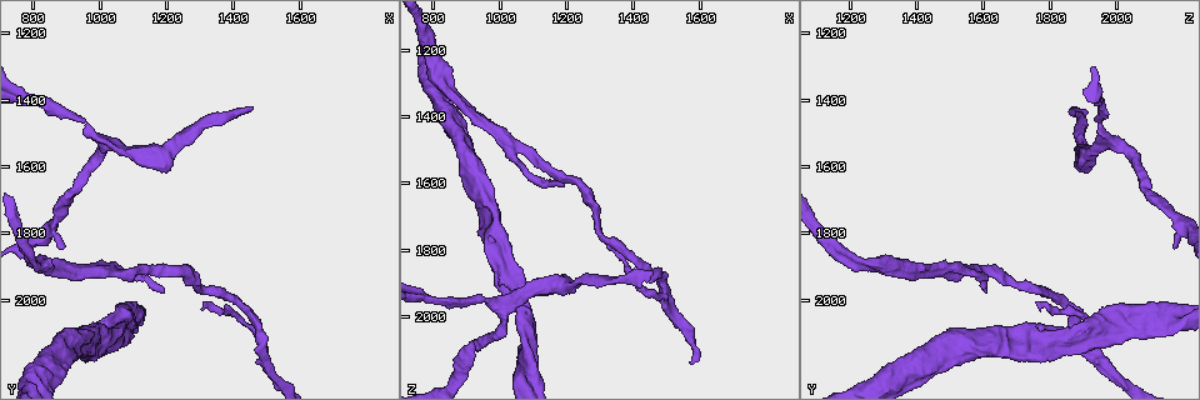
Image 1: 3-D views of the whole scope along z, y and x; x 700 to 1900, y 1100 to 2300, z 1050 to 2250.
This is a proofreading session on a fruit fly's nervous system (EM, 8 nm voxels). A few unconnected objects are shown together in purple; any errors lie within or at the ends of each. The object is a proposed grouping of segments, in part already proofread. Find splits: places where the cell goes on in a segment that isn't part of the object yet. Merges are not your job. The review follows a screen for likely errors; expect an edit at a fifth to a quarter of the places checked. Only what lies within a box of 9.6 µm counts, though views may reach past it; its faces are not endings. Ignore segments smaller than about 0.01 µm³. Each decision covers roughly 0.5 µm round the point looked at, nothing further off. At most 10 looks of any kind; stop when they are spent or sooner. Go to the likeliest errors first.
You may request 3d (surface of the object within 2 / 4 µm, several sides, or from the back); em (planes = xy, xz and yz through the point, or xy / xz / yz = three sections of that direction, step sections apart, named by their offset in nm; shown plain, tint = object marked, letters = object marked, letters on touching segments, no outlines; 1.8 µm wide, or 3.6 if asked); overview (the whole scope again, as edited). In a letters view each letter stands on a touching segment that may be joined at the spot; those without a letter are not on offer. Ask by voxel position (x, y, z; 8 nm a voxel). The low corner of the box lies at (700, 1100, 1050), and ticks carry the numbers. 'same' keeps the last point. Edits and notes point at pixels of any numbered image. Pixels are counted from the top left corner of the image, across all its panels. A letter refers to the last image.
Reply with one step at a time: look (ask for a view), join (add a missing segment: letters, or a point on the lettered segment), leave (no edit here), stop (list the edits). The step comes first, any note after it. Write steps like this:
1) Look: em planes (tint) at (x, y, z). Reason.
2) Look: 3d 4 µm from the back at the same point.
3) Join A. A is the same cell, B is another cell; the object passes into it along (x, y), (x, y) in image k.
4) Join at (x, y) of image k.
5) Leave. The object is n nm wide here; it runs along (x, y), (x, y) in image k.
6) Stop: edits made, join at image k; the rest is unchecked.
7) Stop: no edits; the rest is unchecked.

Look: em planes (letters) at (1470, 1420, 1870). Branch stops here.

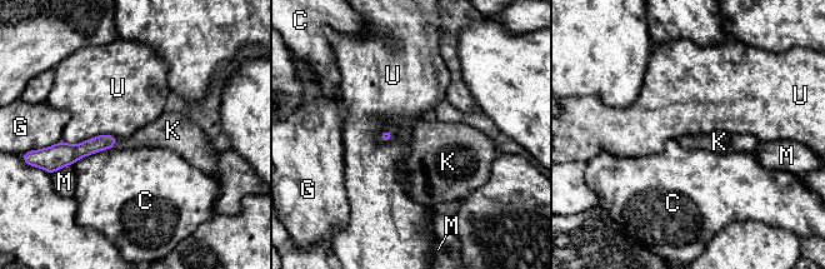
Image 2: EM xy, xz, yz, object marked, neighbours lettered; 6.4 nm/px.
Join K. K is the same cell, C, G, M and U are other cells; the object passes into it along (95, 144), (115, 142), (153, 135) in image 2; it goes on there.

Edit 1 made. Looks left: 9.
Look: em planes (tint) at (1310, 2020, 1760). End of a long branch.

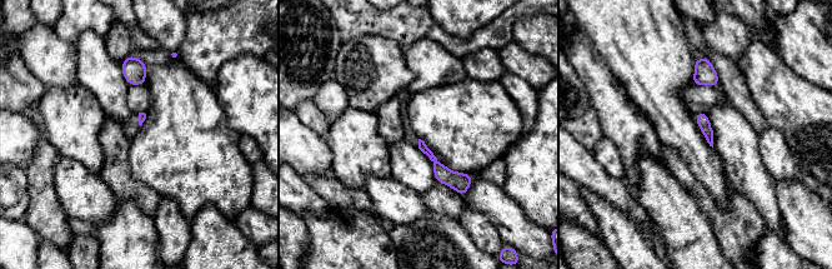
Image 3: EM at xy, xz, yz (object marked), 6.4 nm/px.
Look: em planes (letters) at the same point.

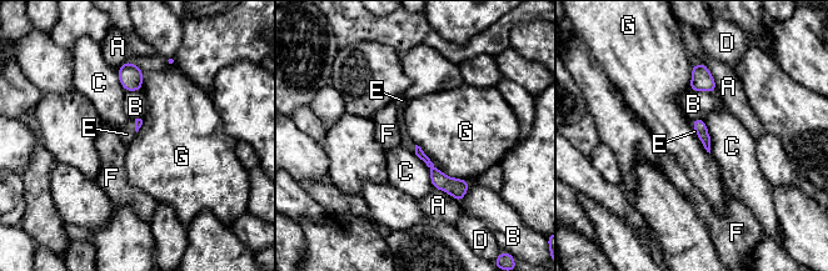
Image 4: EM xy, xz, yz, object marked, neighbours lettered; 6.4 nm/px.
Join E. E is the same cell, A, B, C, D, F and G are other cells; it goes on there.

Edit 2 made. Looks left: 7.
Look: 3d 2 µm at (1490, 2150, 1910). Arms run side by side.

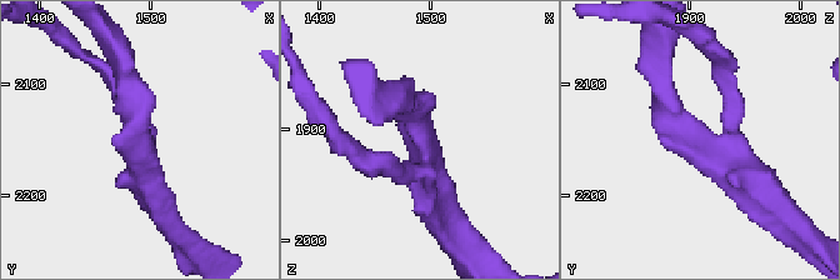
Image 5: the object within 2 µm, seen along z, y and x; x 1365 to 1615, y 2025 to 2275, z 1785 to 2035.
Look: em planes (plain) at (1490, 2154, 1904). 3 arms meet here; need the tissue.

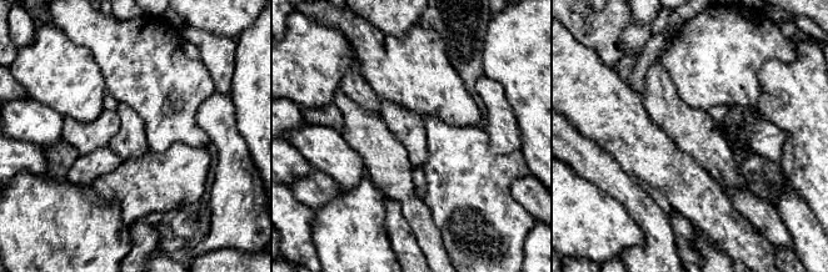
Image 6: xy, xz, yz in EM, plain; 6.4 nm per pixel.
Look: em planes (letters) at the same point. See the neighbours.

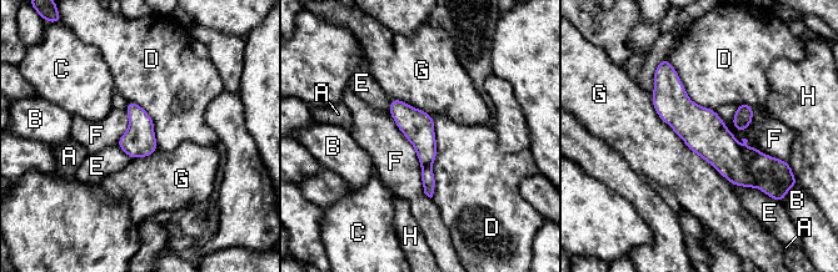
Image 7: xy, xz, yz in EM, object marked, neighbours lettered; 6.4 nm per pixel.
Leave. The longest contact is with G, 750 nm; A, B, C, D, E, F, G and H are other cells; a border runs along (389, 112), (415, 151), (430, 199) in image 7; none of them fits.

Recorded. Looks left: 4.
Look: em planes (letters) at (900, 1850, 2180). Free end.

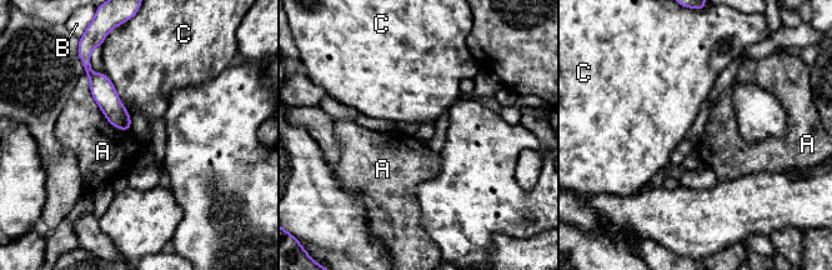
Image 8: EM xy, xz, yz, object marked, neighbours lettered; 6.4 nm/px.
Leave. A, B and C are other cells; a border runs along (84, 74), (104, 116), (125, 131) in image 8; none of them fits.

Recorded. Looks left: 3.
Stop: edits made, join at image 2, join at image 4; the rest is unchecked.

